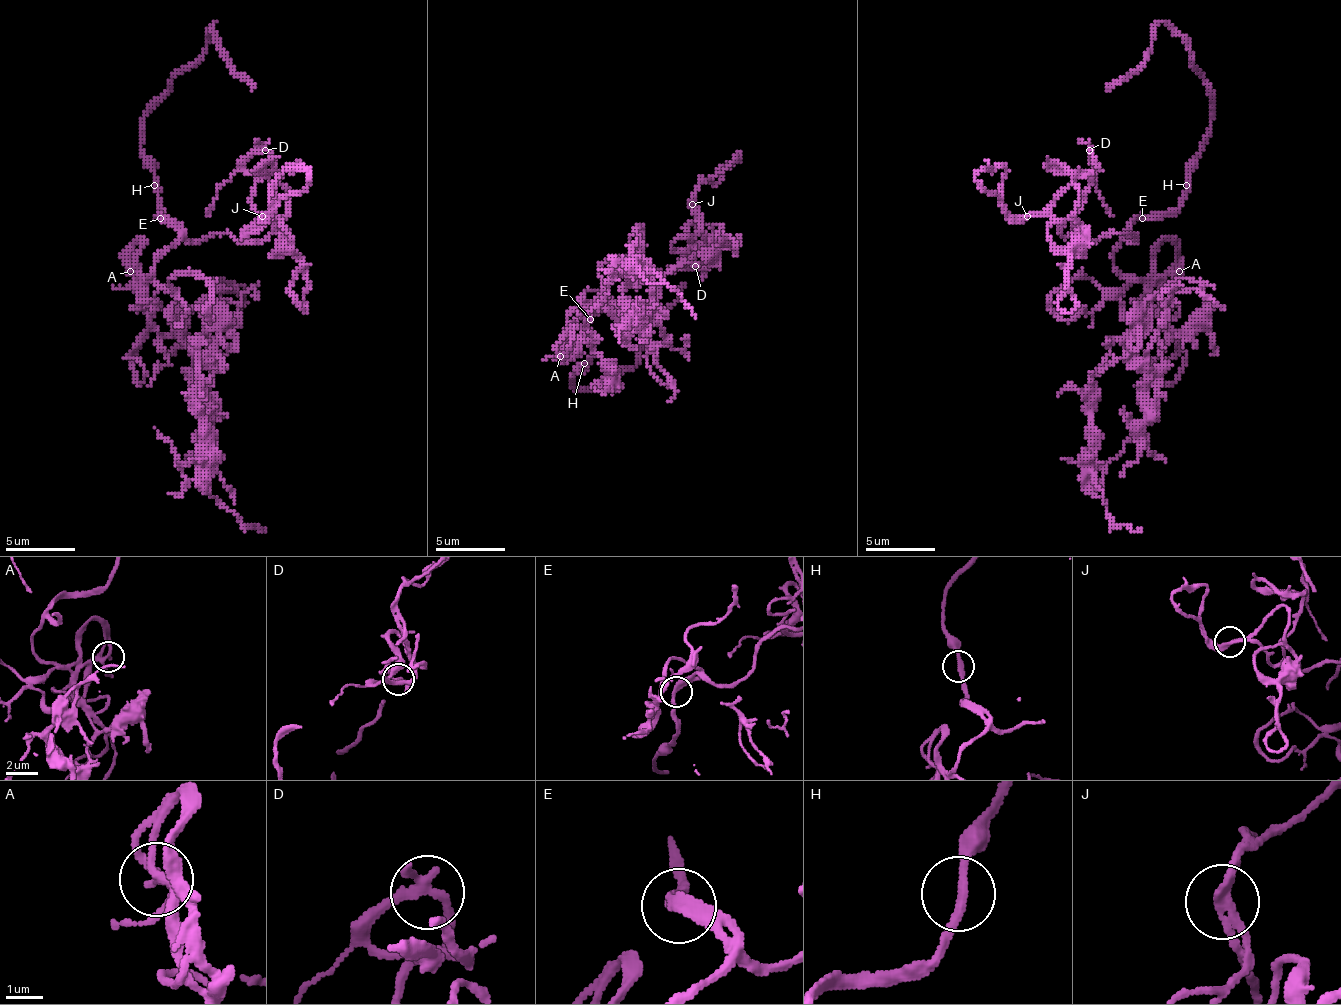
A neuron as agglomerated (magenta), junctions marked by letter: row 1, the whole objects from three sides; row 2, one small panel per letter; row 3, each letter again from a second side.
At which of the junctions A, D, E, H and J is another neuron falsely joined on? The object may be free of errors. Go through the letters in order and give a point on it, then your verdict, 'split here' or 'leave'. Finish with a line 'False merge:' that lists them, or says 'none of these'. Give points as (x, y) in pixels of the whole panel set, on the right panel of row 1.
A: place (1179, 271); leave
D: place (1089, 150); leave
E: place (1142, 218); leave
H: place (1186, 185); leave
J: place (1027, 216); leave
False merge: none of these

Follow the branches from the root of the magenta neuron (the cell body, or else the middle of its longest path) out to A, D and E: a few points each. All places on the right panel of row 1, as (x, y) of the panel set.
A: (1120, 247), (1113, 254), (1113, 264), (1124, 275), (1165, 278), (1179, 271)
D: (1120, 247), (1134, 237), (1103, 233), (1086, 240), (1075, 216), (1079, 188), (1072, 181), (1096, 167), (1089, 150)
E: (1120, 247), (1124, 233), (1141, 219)

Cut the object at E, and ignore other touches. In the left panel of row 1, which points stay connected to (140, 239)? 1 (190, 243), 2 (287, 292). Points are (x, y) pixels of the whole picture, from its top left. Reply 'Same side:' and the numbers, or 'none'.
Same side: none

